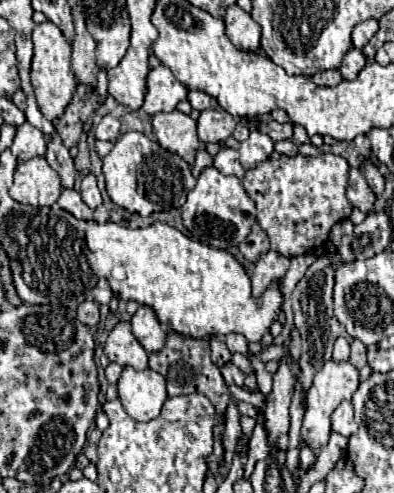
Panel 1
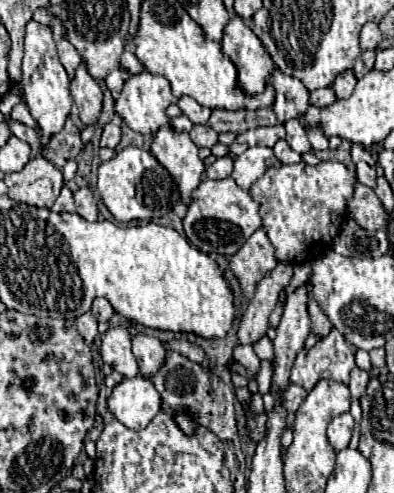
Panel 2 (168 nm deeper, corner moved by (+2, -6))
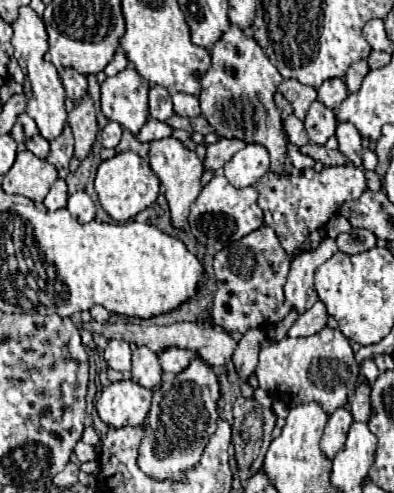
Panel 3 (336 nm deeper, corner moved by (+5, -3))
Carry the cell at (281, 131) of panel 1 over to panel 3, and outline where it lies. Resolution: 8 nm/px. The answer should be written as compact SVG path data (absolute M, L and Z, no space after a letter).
M219 139L213 145L207 145L207 155L203 159L203 167L205 171L221 171L223 165L239 151L243 149L245 143L237 141L237 139Z

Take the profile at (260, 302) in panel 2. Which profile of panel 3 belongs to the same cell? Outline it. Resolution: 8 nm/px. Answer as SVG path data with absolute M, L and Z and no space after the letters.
M261 327L249 329L243 339L237 343L235 355L233 355L233 365L237 369L237 375L241 379L249 379L255 373L257 367L257 355L261 349L261 341L265 339L265 331Z

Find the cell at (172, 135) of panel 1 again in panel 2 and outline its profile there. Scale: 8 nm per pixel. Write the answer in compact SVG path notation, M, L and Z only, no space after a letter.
M162 126L152 142L152 154L174 176L182 202L190 202L192 190L200 184L204 164L198 158L198 148L186 132L178 132L172 126Z

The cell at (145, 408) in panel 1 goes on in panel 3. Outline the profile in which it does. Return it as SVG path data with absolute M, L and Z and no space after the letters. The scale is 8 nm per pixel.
M131 379L111 383L101 391L95 407L103 423L109 427L137 427L145 421L151 407L151 391Z

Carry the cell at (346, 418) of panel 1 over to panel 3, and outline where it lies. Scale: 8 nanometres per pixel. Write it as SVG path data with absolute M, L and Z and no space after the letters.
M337 409L327 425L325 425L325 433L321 437L321 451L327 459L333 459L337 455L337 451L345 445L345 439L347 439L347 431L353 423L353 417L349 415L347 409Z

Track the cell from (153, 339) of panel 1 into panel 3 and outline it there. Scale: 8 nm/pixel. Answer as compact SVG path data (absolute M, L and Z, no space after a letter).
M137 347L133 351L133 367L131 367L131 379L139 383L145 389L155 389L161 383L161 365L153 351L147 347Z

